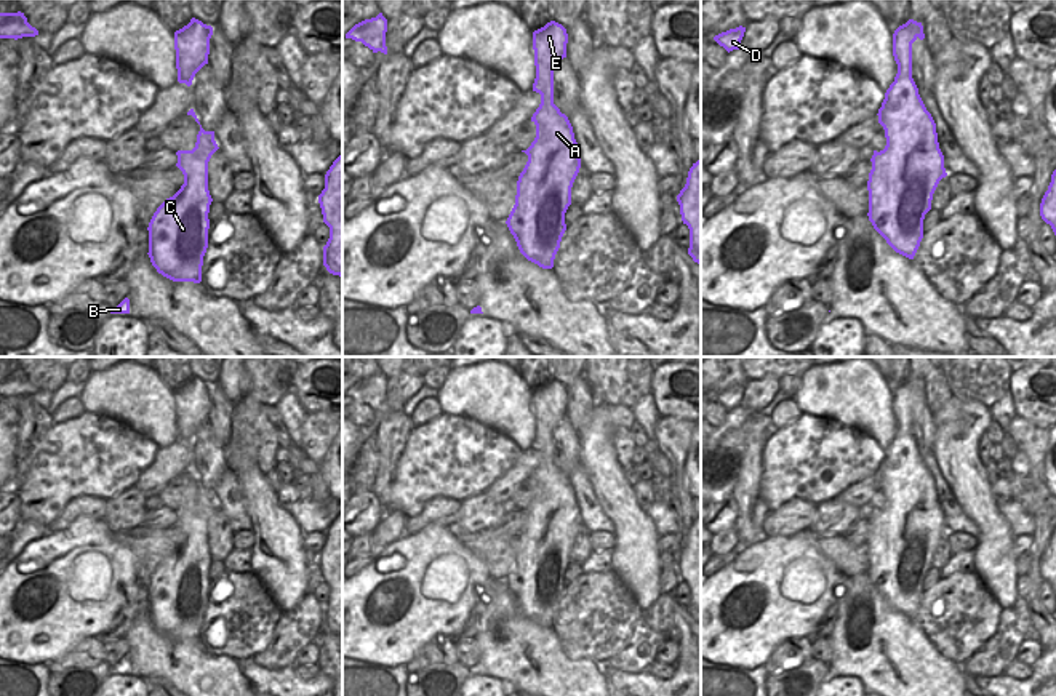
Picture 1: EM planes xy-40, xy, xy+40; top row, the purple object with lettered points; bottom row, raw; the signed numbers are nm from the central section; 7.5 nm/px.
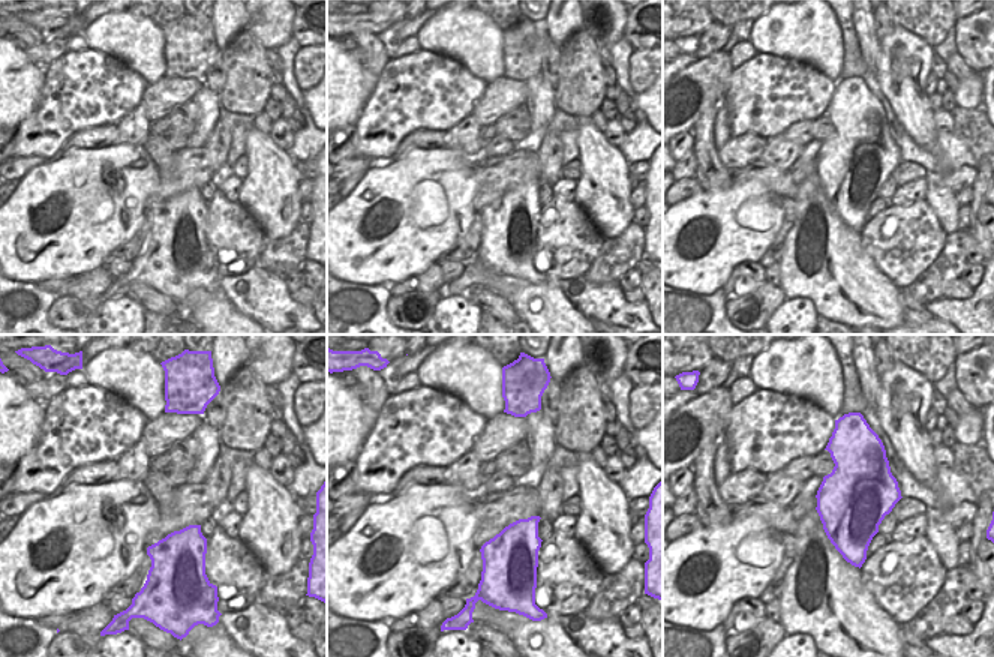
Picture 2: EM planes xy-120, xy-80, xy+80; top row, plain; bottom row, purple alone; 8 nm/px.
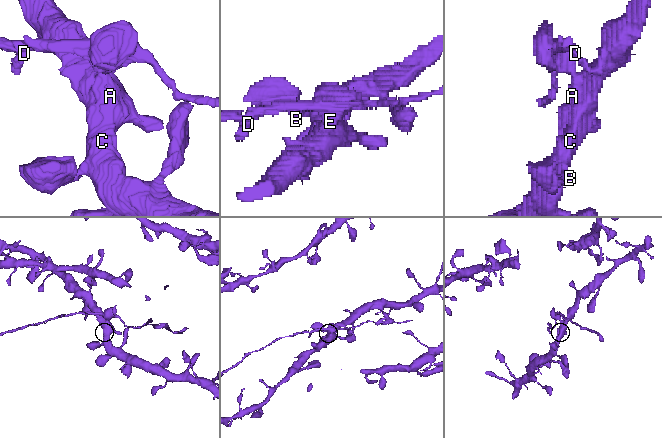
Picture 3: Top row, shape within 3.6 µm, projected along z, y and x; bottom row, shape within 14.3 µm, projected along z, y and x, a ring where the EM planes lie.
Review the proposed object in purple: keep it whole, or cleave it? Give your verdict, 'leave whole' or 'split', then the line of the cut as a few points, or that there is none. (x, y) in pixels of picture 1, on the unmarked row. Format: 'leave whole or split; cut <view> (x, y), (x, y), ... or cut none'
split; cut xy (552, 434), (548, 440), (535, 440)

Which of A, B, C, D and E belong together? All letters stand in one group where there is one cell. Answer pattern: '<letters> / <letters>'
A B C / D E

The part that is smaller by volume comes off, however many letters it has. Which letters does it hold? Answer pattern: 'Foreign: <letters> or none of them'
Foreign: D, E

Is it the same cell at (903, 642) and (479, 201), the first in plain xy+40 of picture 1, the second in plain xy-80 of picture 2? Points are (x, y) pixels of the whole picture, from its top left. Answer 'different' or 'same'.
different

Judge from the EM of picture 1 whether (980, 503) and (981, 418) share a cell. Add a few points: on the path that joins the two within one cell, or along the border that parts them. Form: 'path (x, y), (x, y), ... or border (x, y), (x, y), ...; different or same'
path (968, 482), (967, 439); same

